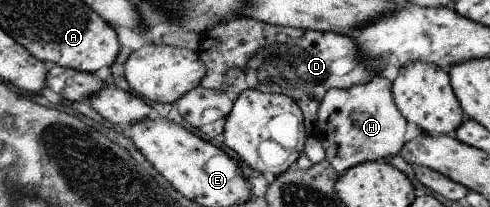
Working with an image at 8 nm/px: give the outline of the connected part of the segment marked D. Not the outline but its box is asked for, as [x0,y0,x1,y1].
[197,16,379,133]

